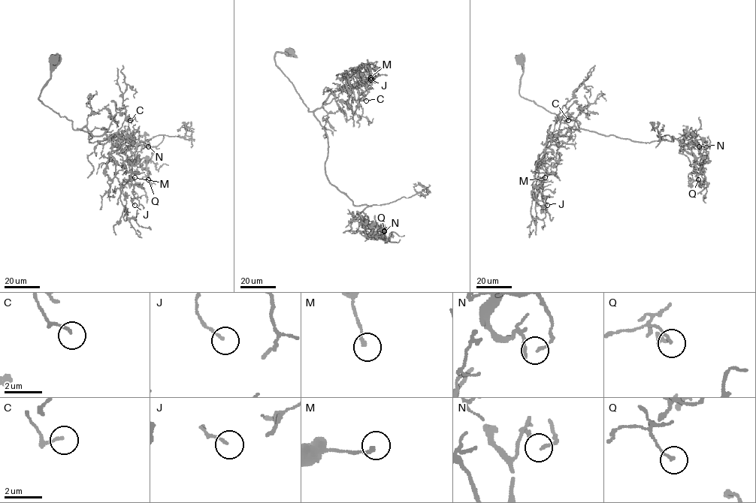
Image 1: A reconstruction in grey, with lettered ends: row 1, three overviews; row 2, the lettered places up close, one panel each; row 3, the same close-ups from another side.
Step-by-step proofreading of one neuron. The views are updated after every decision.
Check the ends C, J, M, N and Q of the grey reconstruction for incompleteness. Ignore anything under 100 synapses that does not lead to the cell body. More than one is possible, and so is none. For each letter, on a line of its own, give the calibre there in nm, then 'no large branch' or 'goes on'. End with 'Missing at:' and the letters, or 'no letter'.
C: calibre 130 nm; no large branch
J: calibre 120 nm; no large branch
M: calibre 150 nm; no large branch
N: calibre 90 nm; no large branch
Q: calibre 140 nm; no large branch
Missing at: no letter

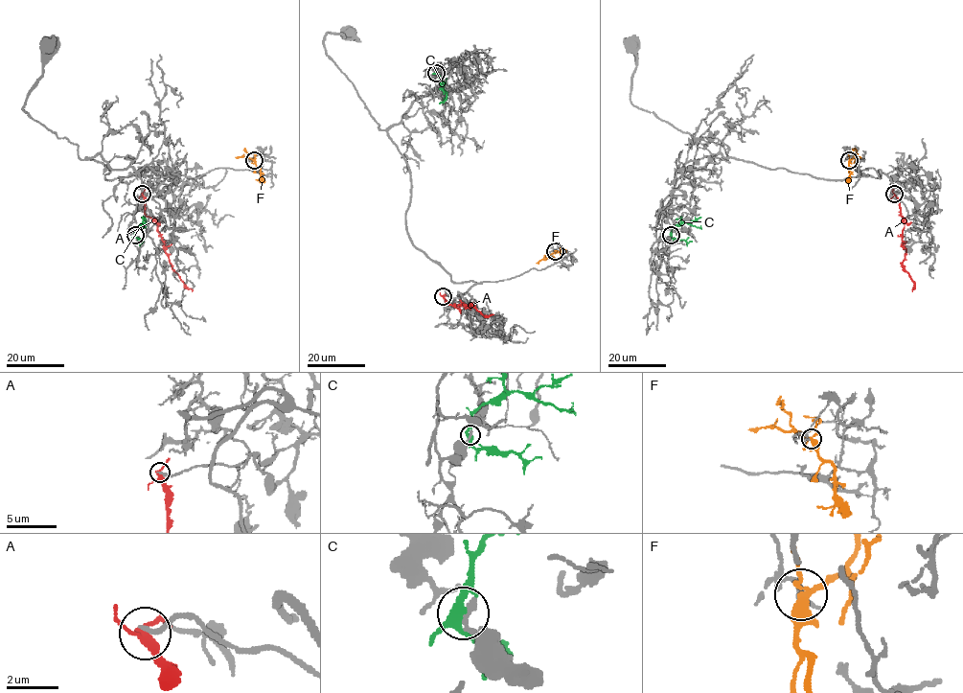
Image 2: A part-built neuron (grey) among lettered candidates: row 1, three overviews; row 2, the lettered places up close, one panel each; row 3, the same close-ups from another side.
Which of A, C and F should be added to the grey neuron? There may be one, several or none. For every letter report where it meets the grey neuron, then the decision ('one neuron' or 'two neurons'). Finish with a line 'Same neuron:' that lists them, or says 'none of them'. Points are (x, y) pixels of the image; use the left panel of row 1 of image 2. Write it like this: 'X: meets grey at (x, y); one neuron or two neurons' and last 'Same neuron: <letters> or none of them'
A: meets grey at (142, 194); two neurons
C: meets grey at (135, 235); two neurons
F: meets grey at (254, 160); two neurons
Same neuron: none of them

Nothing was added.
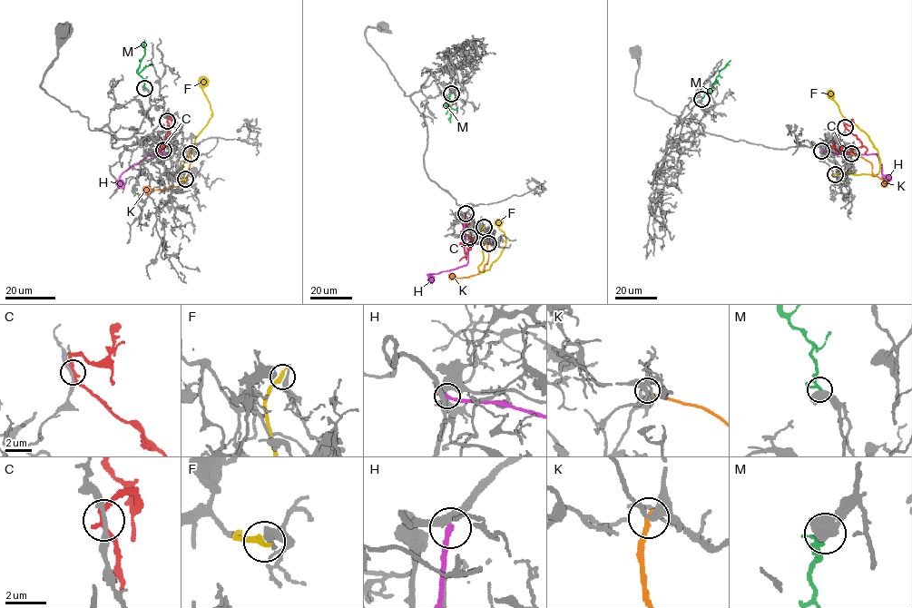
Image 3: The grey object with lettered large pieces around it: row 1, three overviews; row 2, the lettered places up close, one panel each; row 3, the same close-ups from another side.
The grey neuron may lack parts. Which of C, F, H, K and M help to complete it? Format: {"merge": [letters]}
{"merge": ["M"]}

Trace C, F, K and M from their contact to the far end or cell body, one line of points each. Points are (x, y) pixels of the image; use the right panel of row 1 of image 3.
C: (846, 127), (861, 142), (861, 146), (850, 152), (843, 149), (837, 152), (832, 141)
F: (835, 174), (875, 176), (879, 171), (879, 157), (869, 137), (841, 113), (836, 102), (828, 95), (828, 90)
K: (851, 153), (870, 162), (872, 172), (886, 182), (883, 184)
M: (701, 100), (719, 72), (730, 60)

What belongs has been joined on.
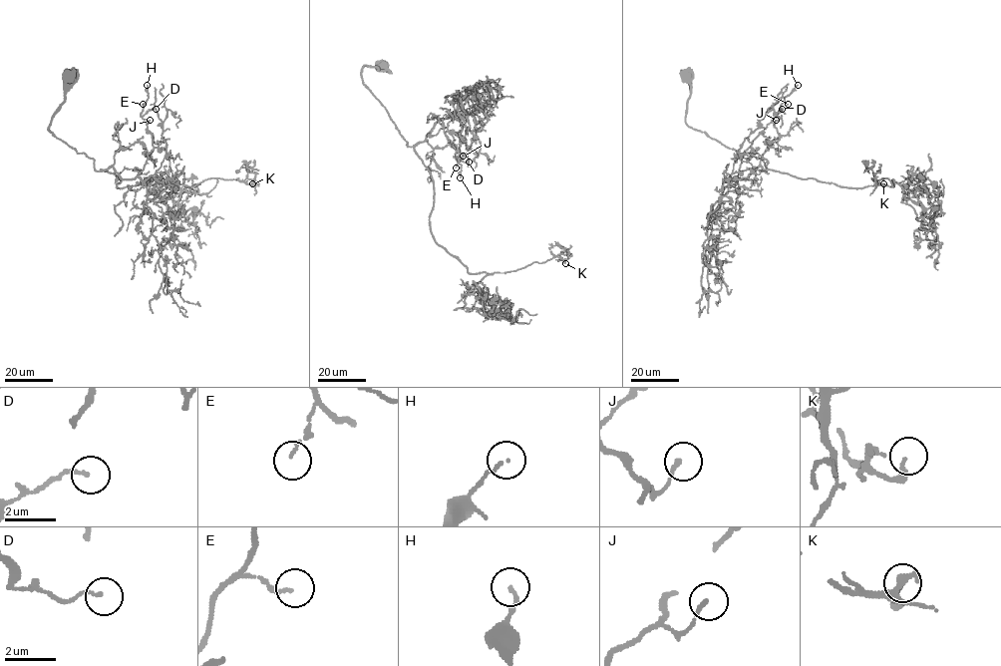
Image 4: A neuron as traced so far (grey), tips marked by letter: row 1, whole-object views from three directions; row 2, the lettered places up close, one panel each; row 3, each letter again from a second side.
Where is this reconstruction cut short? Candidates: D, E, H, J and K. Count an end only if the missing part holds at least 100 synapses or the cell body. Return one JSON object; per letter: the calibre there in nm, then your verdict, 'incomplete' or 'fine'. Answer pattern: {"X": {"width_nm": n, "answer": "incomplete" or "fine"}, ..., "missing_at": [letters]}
{"D": {"width_nm": 120, "answer": "fine"}, "E": {"width_nm": 100, "answer": "fine"}, "H": {"width_nm": 100, "answer": "fine"}, "J": {"width_nm": 150, "answer": "fine"}, "K": {"width_nm": 200, "answer": "incomplete"}, "missing_at": ["K"]}

